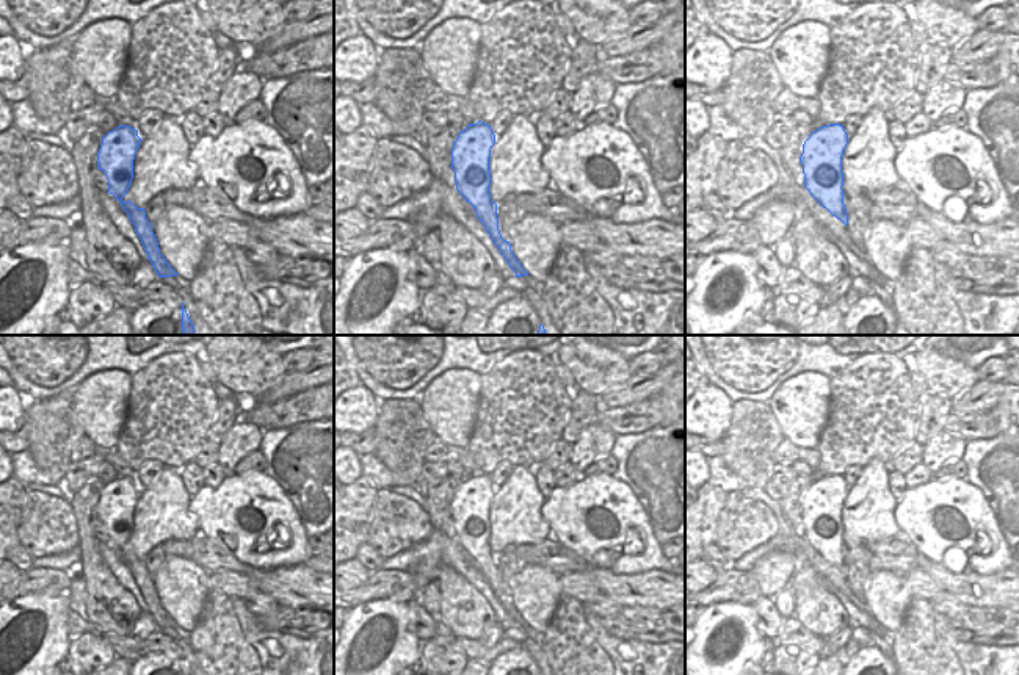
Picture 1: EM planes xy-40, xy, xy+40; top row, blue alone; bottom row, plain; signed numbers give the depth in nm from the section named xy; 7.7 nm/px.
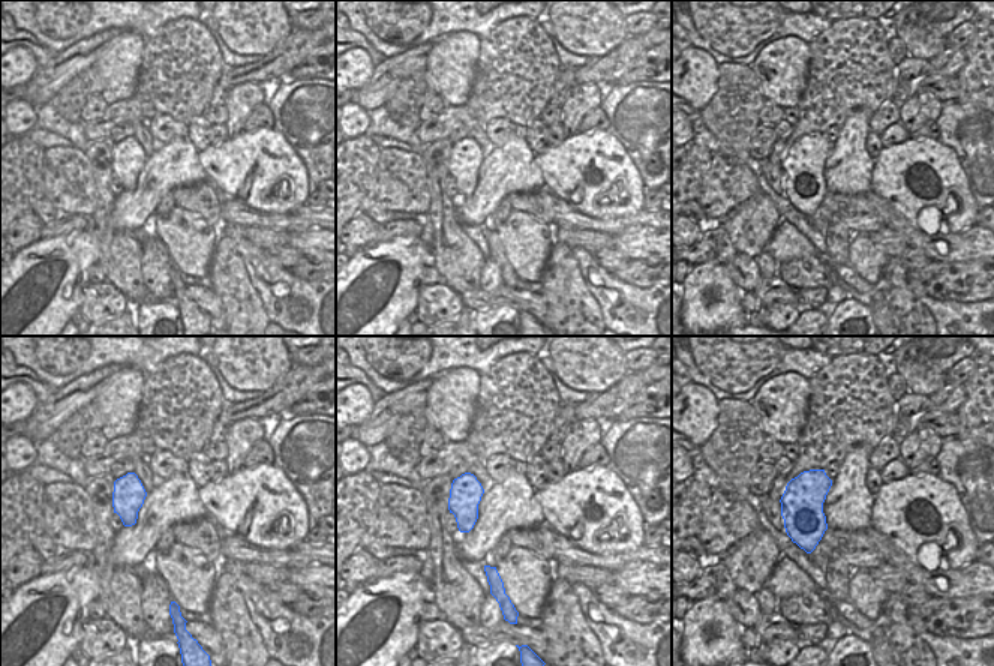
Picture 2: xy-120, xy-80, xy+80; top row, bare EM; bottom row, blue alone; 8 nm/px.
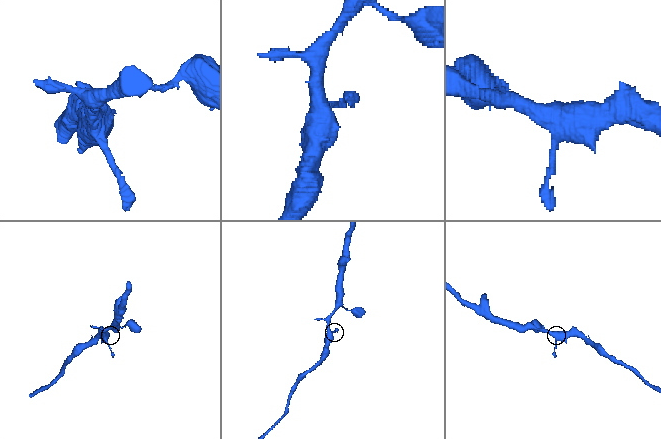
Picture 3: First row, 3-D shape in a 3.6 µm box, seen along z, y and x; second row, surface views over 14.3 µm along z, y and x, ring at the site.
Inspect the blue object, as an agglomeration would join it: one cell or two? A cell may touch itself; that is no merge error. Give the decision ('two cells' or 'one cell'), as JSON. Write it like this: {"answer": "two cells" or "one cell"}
{"answer": "one cell"}

